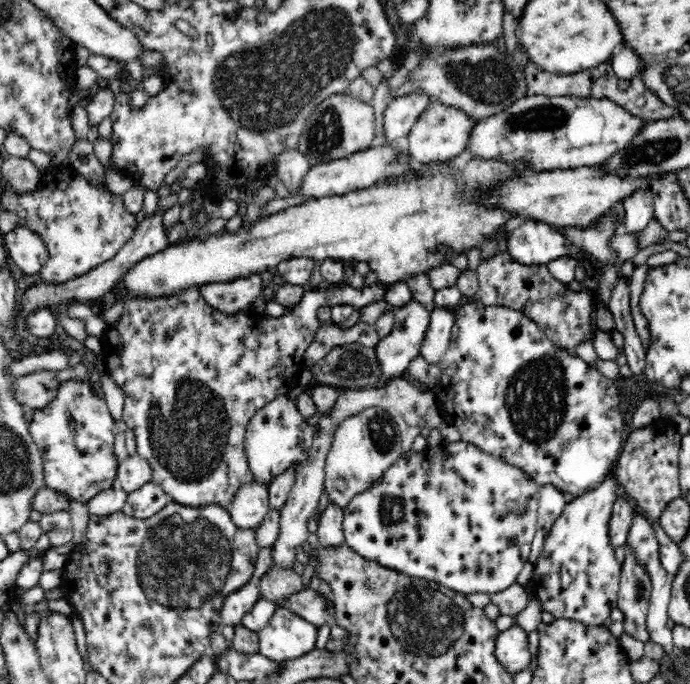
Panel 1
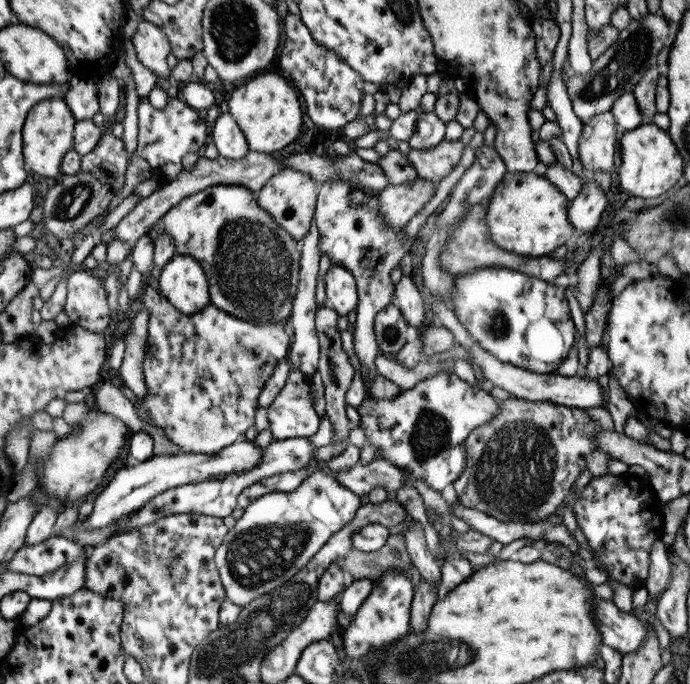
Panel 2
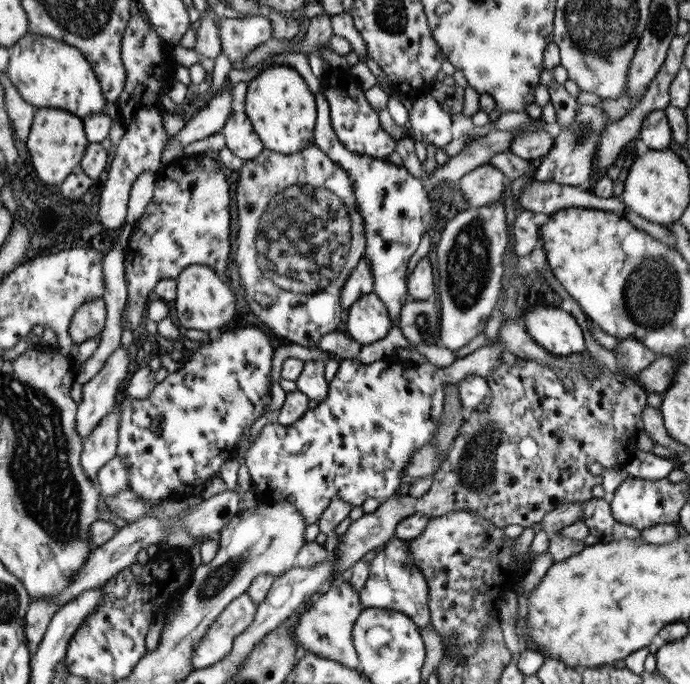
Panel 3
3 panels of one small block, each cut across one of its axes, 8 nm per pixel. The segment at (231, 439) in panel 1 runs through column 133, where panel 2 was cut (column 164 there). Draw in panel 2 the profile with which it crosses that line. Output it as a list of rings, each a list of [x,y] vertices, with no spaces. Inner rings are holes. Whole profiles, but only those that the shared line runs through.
[[[146,277],[143,280],[143,285],[141,286],[142,293],[138,296],[134,309],[147,309],[149,311],[149,322],[147,322],[147,340],[145,341],[144,357],[142,362],[142,373],[143,380],[146,381],[147,385],[147,396],[143,398],[137,398],[137,407],[143,407],[148,411],[150,415],[151,425],[161,427],[165,432],[165,435],[169,438],[174,445],[177,445],[179,449],[182,449],[183,453],[193,453],[193,454],[205,454],[211,455],[215,452],[221,451],[223,448],[229,447],[244,435],[245,431],[249,426],[254,424],[254,412],[257,406],[257,398],[265,381],[273,372],[275,365],[279,363],[281,359],[286,359],[289,348],[289,338],[285,334],[285,320],[277,321],[277,323],[265,323],[261,325],[253,324],[245,320],[237,319],[237,317],[229,316],[229,314],[217,309],[217,307],[209,304],[205,308],[202,308],[199,312],[193,314],[183,314],[178,311],[171,303],[165,300],[156,285],[153,284],[152,279]]]

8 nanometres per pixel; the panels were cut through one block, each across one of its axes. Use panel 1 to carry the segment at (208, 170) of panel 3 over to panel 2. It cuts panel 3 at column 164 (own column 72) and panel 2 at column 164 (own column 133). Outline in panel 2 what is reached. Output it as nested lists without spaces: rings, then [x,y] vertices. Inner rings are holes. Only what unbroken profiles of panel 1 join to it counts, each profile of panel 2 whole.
[[[229,184],[209,186],[185,196],[162,214],[148,231],[153,240],[159,235],[170,237],[176,254],[193,257],[207,271],[211,288],[209,304],[229,316],[257,325],[277,323],[291,314],[297,289],[300,249],[299,243],[286,233],[257,204],[255,194],[241,185]]]

